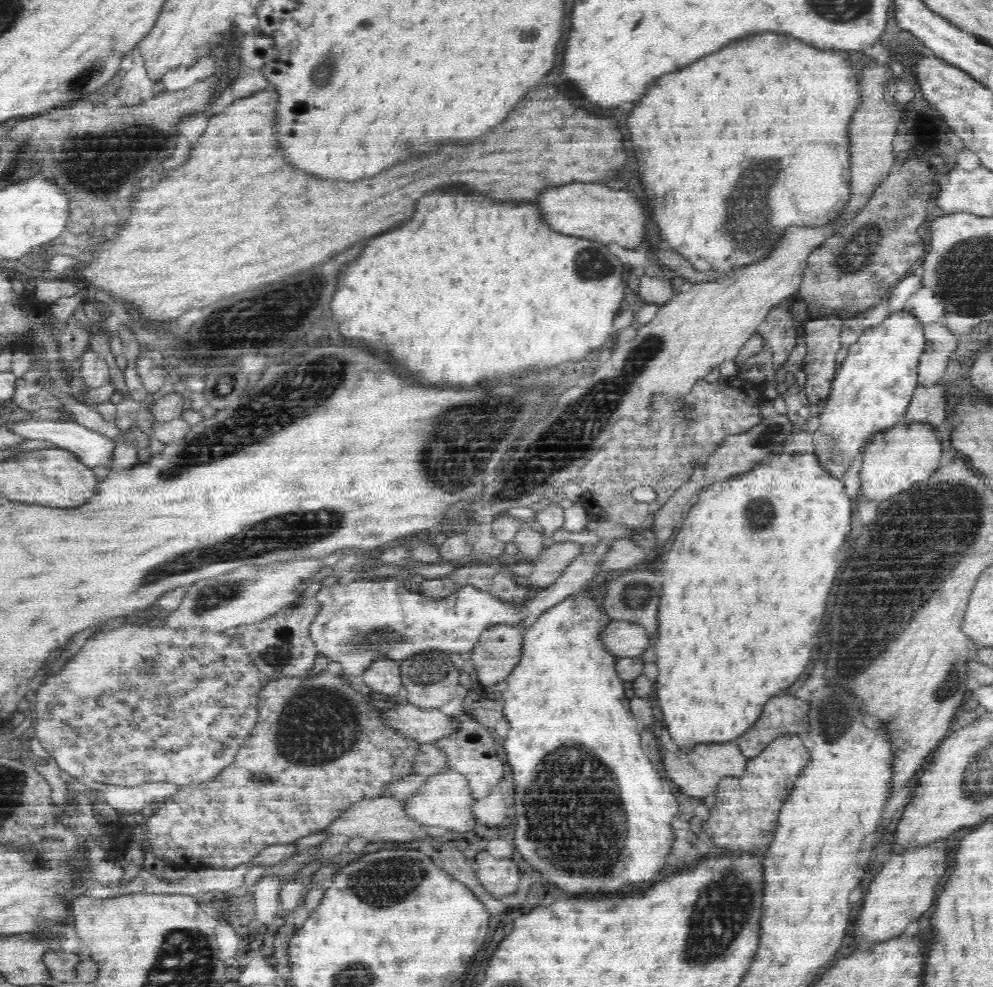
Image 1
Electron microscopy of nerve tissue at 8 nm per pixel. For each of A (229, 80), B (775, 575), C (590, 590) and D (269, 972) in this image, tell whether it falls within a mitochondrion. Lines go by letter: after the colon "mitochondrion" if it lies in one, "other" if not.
A: other
B: other
C: other
D: other

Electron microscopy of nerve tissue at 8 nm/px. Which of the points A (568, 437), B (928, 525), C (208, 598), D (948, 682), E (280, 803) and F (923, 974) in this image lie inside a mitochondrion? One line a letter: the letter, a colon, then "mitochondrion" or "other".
A: mitochondrion
B: mitochondrion
C: mitochondrion
D: mitochondrion
E: other
F: other

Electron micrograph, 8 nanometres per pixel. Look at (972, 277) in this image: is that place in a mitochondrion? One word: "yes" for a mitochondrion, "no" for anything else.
yes

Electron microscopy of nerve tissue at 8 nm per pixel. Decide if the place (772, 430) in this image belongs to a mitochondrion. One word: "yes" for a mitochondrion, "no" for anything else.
yes

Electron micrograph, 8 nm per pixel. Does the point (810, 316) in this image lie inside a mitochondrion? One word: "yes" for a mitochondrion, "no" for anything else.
no

